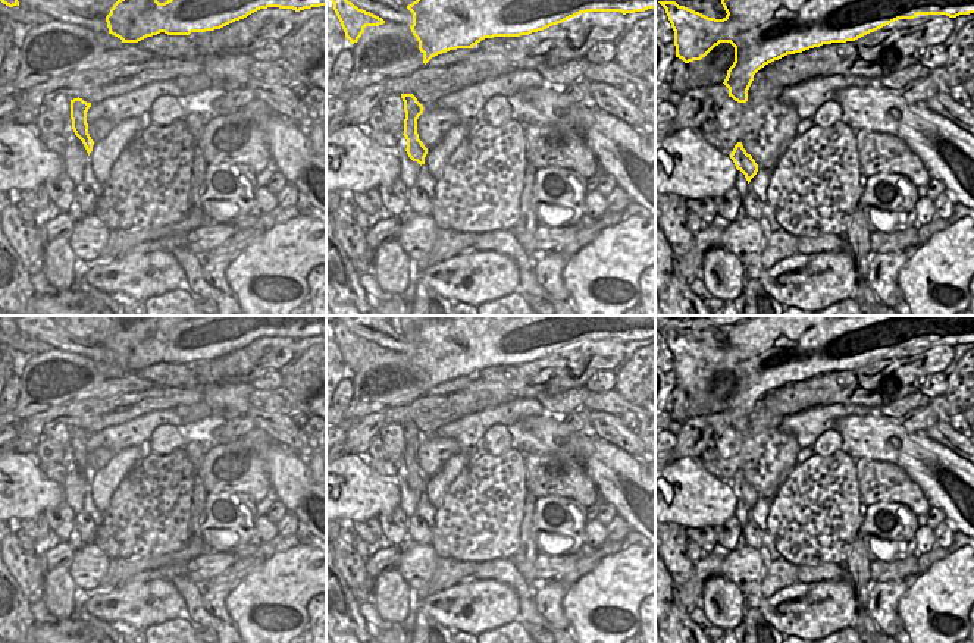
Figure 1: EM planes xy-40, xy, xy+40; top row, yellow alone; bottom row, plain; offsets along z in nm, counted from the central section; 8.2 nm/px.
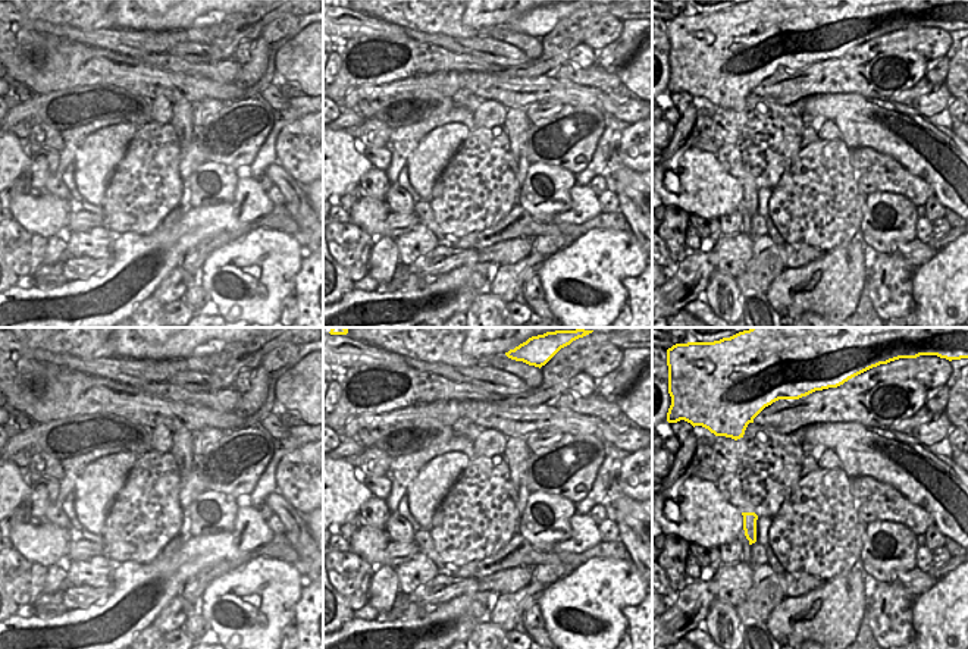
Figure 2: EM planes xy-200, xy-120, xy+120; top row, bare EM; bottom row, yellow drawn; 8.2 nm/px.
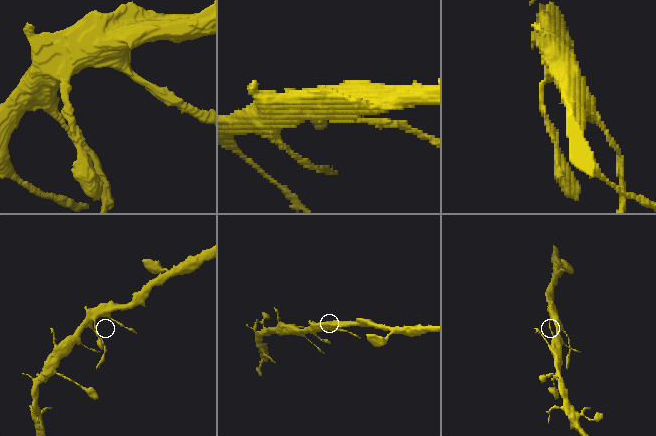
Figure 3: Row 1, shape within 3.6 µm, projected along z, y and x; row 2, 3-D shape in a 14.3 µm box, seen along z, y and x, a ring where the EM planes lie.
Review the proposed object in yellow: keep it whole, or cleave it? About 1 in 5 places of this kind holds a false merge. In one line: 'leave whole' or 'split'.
leave whole

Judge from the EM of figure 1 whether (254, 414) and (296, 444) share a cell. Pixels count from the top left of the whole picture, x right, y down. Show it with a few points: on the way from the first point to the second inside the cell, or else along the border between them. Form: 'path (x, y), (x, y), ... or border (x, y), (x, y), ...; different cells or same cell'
path (265, 420), (276, 424), (285, 433); same cell

